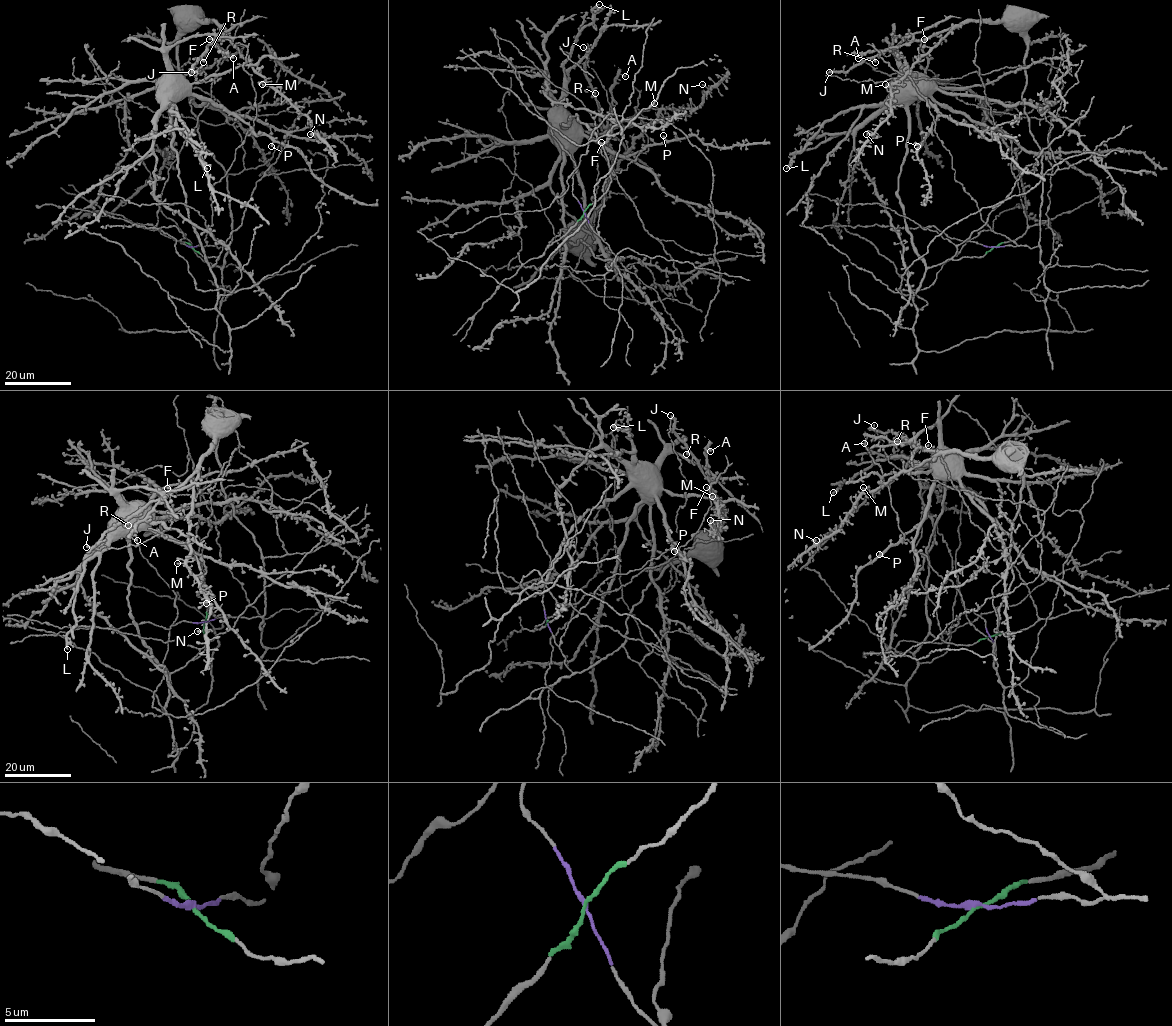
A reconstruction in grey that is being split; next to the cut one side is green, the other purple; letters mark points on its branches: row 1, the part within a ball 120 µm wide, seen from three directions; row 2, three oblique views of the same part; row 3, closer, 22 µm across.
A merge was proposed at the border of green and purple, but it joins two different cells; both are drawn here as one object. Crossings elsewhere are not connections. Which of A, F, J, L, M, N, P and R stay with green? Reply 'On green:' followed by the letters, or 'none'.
On green: L, P

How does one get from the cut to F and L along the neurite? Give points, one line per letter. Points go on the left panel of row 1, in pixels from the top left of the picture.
F: (191, 246), (231, 241), (227, 173), (201, 145), (179, 68), (185, 32), (213, 21), (220, 33), (209, 39)
L: (191, 246), (205, 257), (219, 257), (209, 265), (189, 218), (171, 145), (169, 105), (200, 148), (207, 169)

